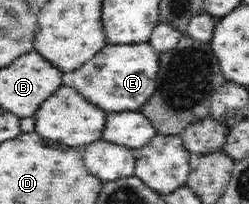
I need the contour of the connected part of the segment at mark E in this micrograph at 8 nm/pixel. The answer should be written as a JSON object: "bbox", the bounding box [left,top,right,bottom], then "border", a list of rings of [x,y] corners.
{"bbox":[72,43,158,113],"border":[[[150,43],[144,45],[106,45],[92,61],[72,71],[72,85],[88,101],[102,107],[106,113],[137,112],[156,91],[158,53]]]}

